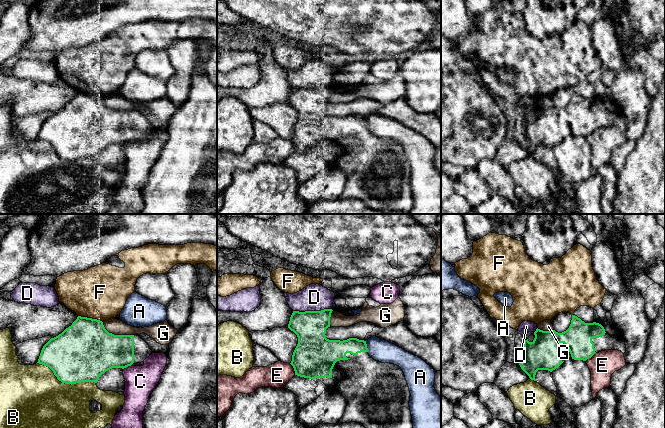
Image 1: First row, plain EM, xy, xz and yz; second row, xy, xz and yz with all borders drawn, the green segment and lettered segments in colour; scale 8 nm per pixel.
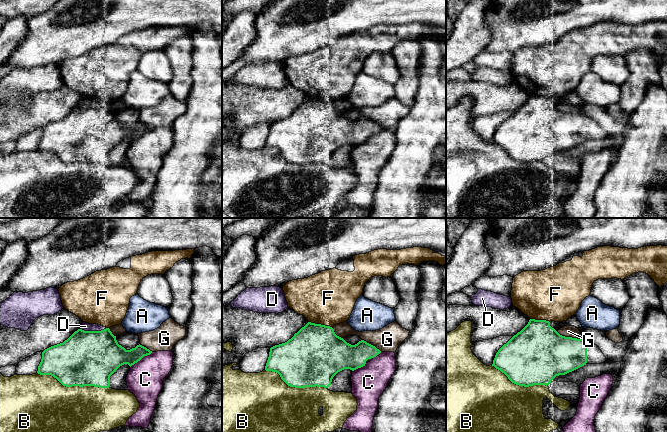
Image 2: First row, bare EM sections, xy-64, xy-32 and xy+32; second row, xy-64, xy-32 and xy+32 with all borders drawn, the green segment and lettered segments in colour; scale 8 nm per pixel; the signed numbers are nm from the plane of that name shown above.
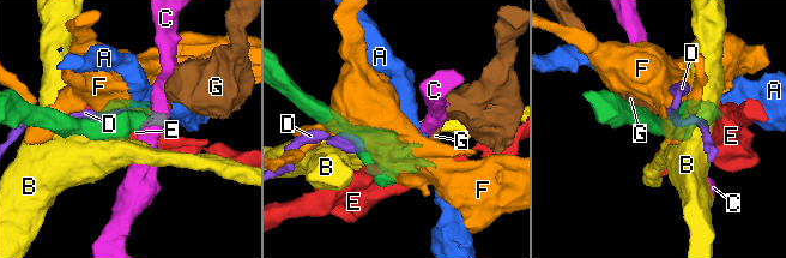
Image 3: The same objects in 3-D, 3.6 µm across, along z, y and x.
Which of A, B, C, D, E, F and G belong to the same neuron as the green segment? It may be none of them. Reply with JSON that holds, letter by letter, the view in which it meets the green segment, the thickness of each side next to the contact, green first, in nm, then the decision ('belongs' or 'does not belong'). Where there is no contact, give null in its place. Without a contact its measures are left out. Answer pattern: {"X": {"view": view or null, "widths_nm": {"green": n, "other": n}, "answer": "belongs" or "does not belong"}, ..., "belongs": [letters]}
{"A": {"view": "xz", "widths_nm": {"green": 160, "other": 180}, "answer": "does not belong"}, "B": {"view": "xy", "widths_nm": {"green": 440, "other": 500}, "answer": "does not belong"}, "C": {"view": "xy", "widths_nm": {"green": 340, "other": 240}, "answer": "does not belong"}, "D": {"view": "xz", "widths_nm": {"green": 260, "other": 220}, "answer": "does not belong"}, "E": {"view": "xz", "widths_nm": {"green": 340, "other": 200}, "answer": "does not belong"}, "F": {"view": "xy", "widths_nm": {"green": 440, "other": 440}, "answer": "does not belong"}, "G": {"view": "xy", "widths_nm": {"green": 420, "other": 130}, "answer": "does not belong"}, "belongs": []}

